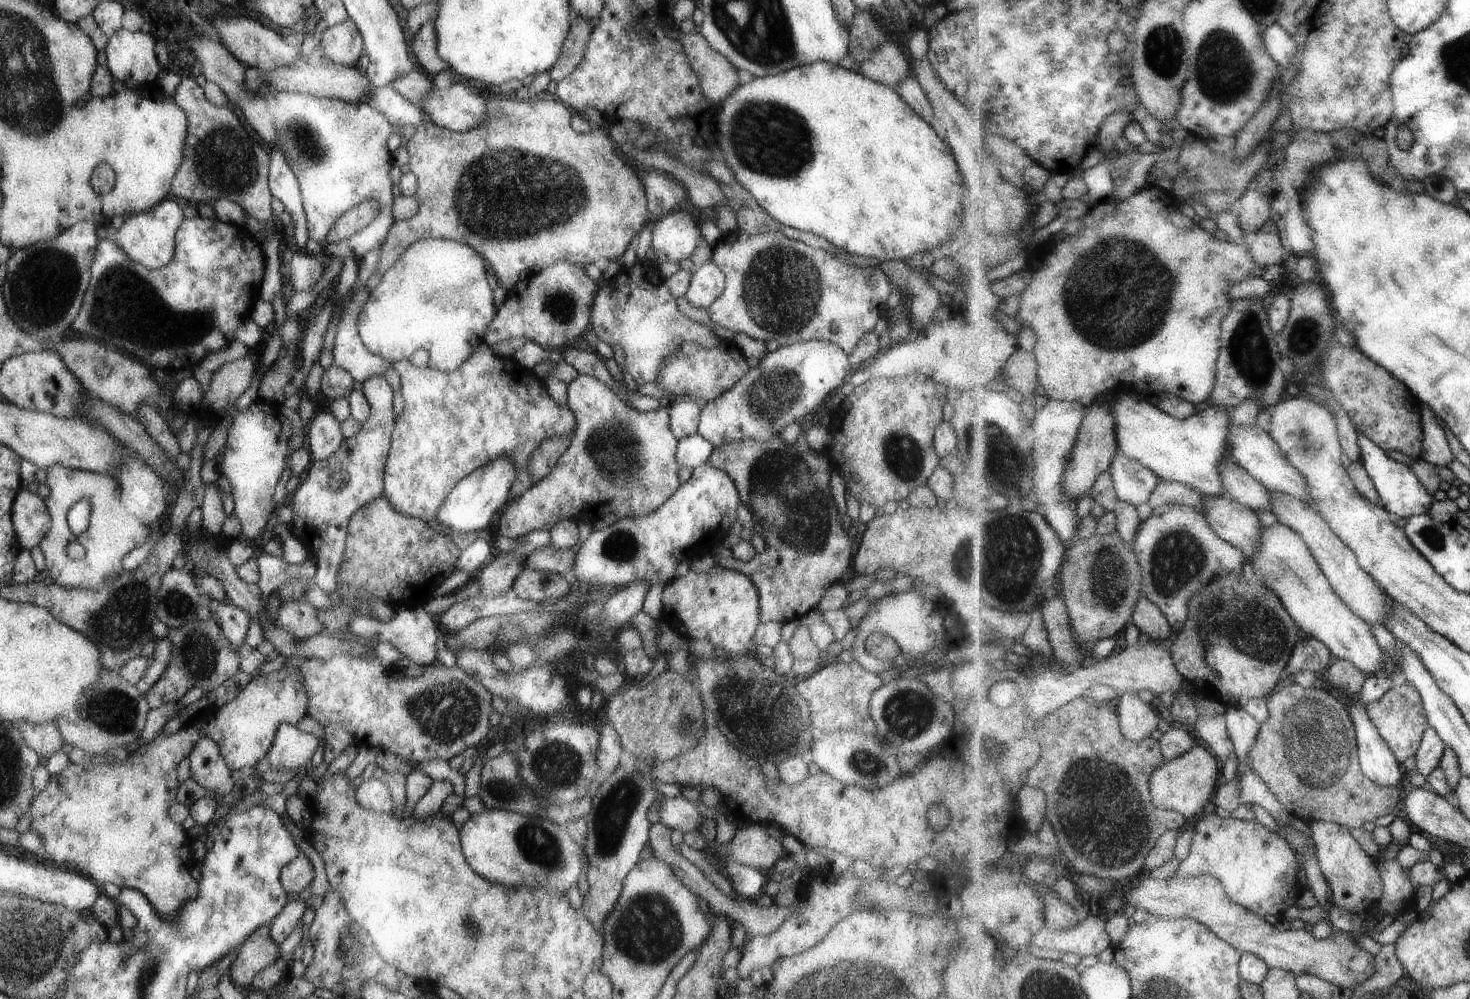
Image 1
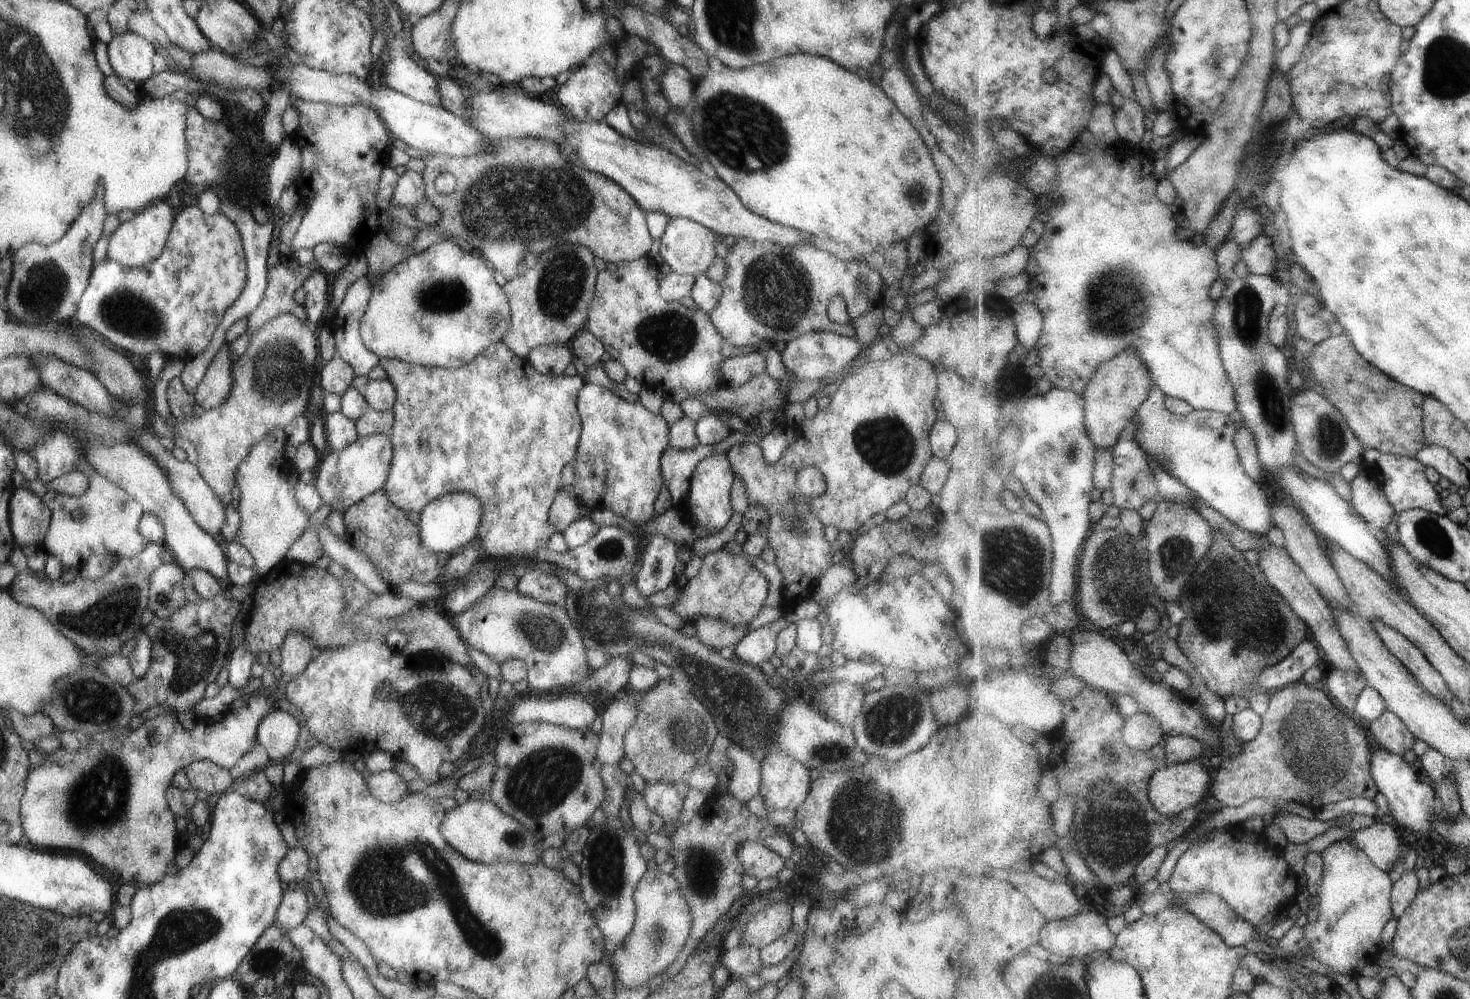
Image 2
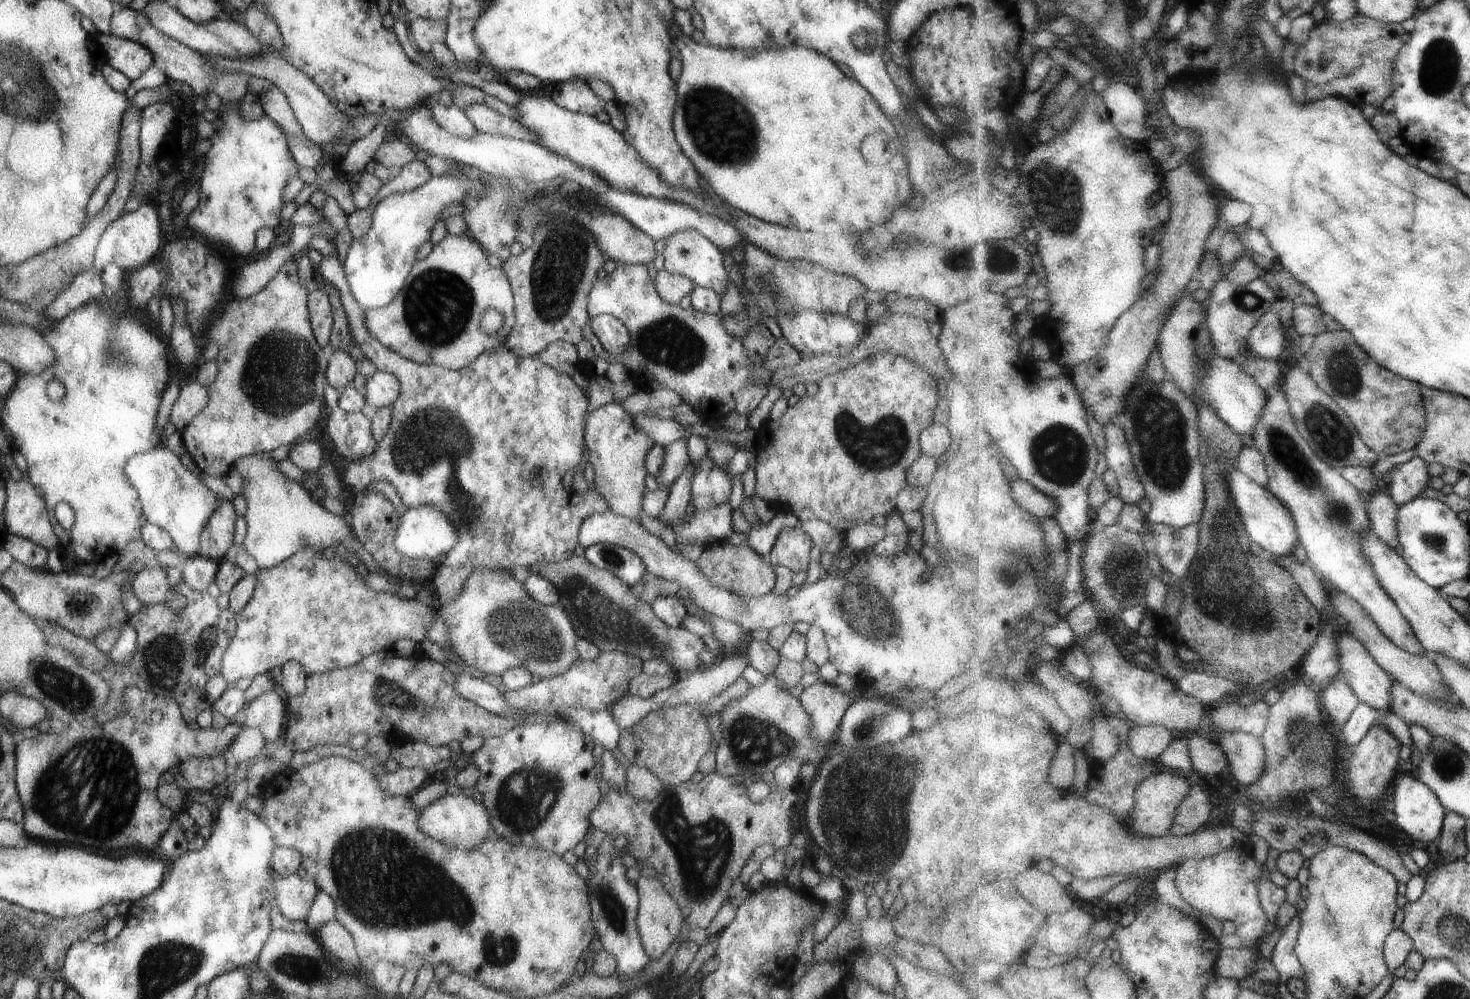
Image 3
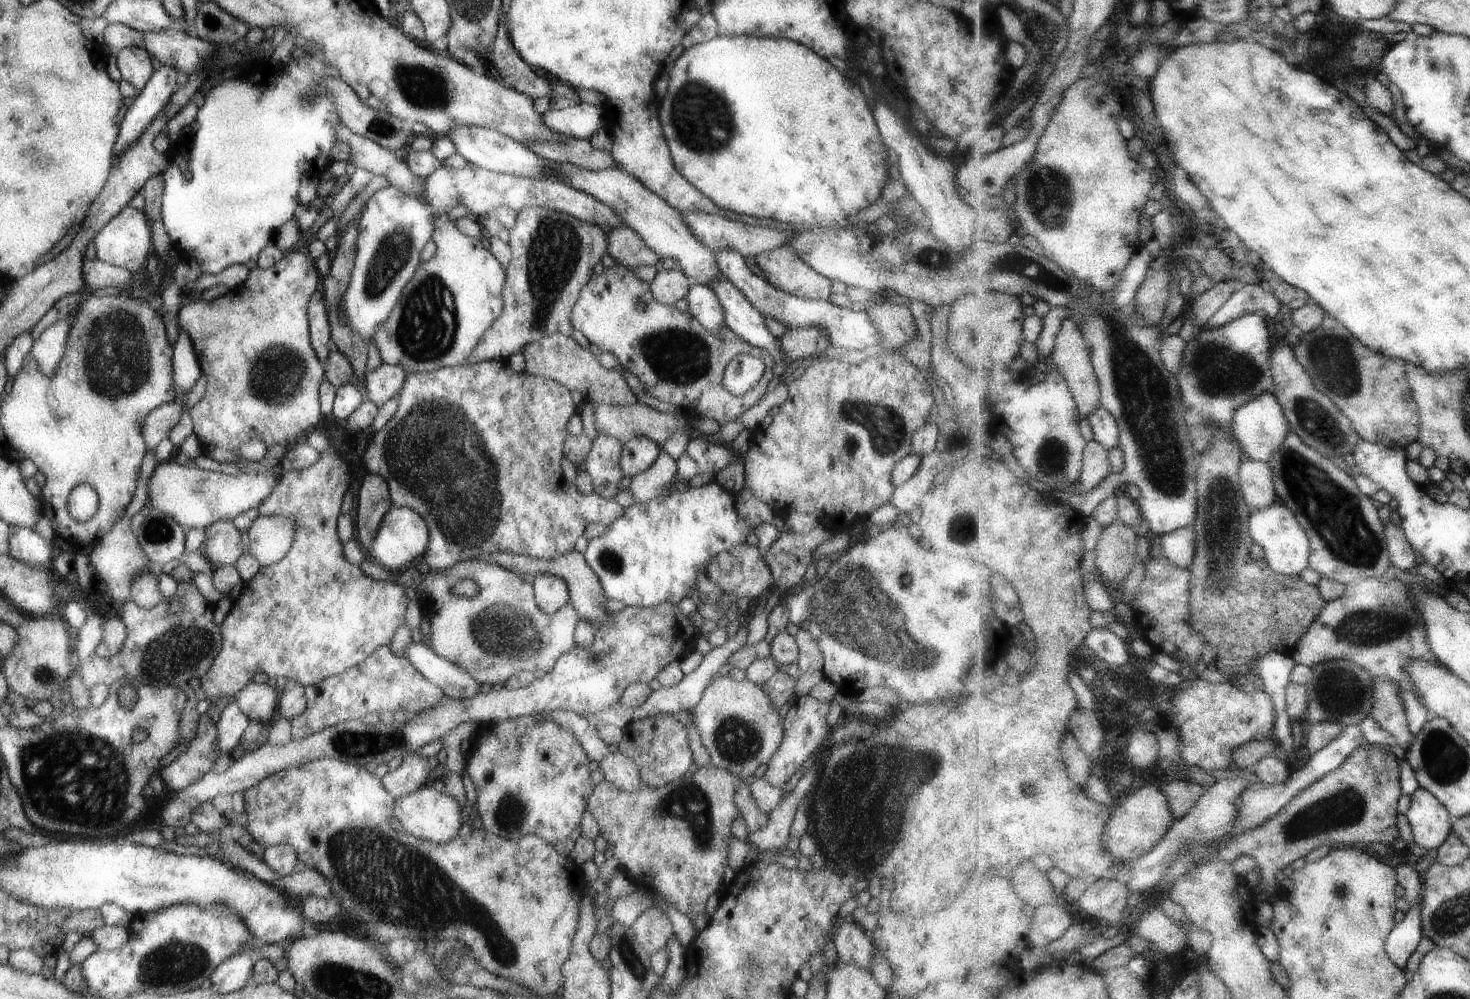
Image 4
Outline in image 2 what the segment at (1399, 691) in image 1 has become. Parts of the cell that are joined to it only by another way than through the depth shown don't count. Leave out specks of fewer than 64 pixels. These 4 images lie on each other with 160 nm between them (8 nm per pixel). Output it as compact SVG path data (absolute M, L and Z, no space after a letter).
M1389 708L1377 720L1374 720L1368 728L1370 732L1369 739L1372 744L1375 744L1375 746L1384 746L1398 755L1402 755L1406 750L1413 750L1415 741L1417 740L1414 732L1411 732L1411 729L1395 714L1395 711Z

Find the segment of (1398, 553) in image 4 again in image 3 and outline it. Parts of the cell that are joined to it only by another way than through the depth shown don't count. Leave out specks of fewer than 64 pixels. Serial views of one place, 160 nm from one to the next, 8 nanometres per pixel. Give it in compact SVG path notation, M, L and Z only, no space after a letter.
M1384 491L1370 492L1367 503L1370 516L1370 528L1390 547L1399 544L1398 512L1400 506Z

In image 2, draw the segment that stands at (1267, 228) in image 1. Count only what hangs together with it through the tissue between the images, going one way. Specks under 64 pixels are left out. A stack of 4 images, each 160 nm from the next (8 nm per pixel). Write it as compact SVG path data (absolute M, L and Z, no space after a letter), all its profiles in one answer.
M1260 234L1253 242L1243 248L1241 259L1253 275L1274 276L1277 270L1277 259L1280 255L1276 244L1267 236Z

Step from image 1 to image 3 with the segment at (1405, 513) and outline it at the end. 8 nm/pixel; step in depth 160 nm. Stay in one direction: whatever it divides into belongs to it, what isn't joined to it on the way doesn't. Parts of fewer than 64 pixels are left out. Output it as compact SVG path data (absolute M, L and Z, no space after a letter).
M1417 456L1413 460L1397 463L1390 470L1390 484L1388 491L1391 498L1403 506L1419 498L1425 490L1431 492L1429 486L1428 462Z

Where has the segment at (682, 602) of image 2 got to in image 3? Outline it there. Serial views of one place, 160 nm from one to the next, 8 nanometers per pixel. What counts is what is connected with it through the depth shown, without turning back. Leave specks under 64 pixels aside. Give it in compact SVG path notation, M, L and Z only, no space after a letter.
M717 542L710 547L705 547L694 563L711 586L736 595L755 598L763 596L773 588L776 579L766 557L753 552L745 544L733 546L729 542Z

